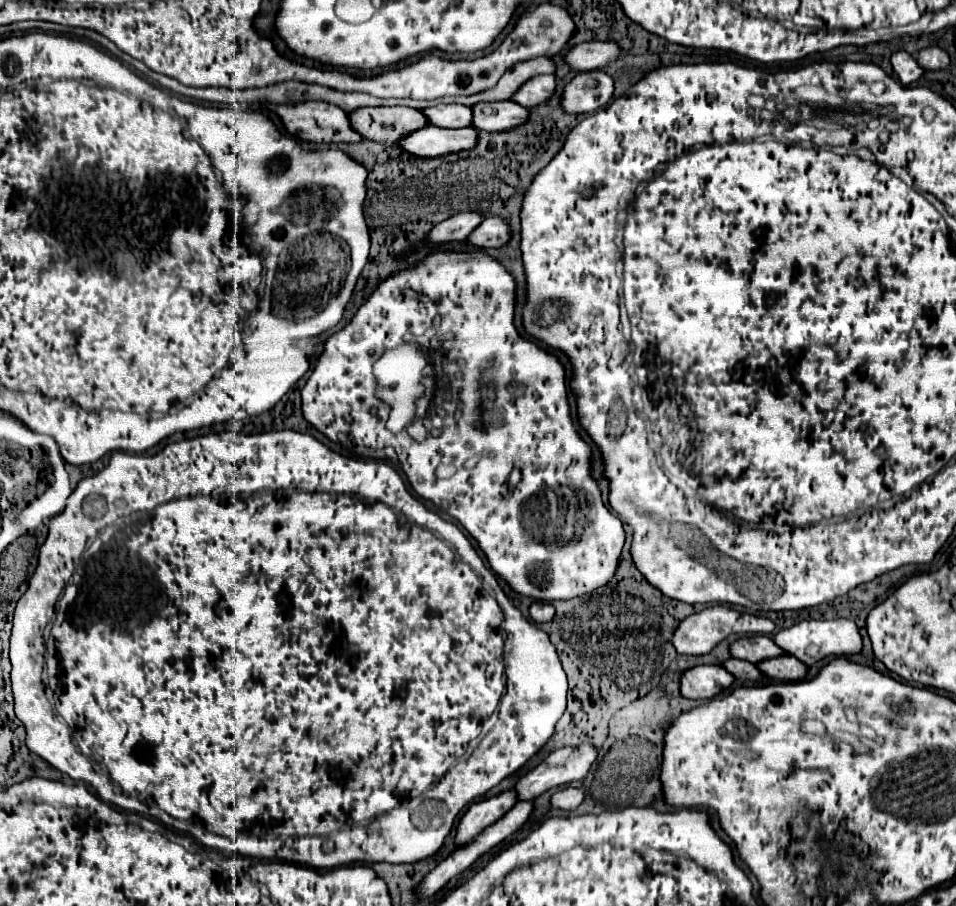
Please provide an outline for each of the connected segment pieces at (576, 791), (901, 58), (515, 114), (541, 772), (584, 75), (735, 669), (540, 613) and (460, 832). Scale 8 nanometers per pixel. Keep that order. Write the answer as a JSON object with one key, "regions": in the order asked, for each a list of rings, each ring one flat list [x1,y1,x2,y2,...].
{"regions":[[[563,788,563,790,557,790,553,796,551,796,551,808,557,808,557,810,565,810,565,812,571,812,575,810,585,798,585,790,583,788]],[[895,52,891,56,891,66,901,84,911,84,923,76,923,68,907,52]],[[479,102,471,106,473,110,473,126,479,130,511,130,511,126,519,126,523,118,527,118,527,110,517,106,515,102]],[[589,744,577,748,567,746,551,752,537,768,519,778,515,784,517,800,535,800,549,788,581,782,595,758,597,750]],[[603,70,579,72,563,88,561,108,565,114,591,114,607,106,613,96,613,80]],[[729,658,721,666,729,674,733,674,735,680,741,680,741,682,759,682,759,680,763,680,763,674,757,670,755,664,749,664,749,662,743,662,743,660,737,660,737,658]],[[533,602,529,614,535,622,549,622,555,616,555,608,549,602]],[[501,792,495,798,489,800,481,800,469,806,469,810,463,814,463,818,459,820,457,826,457,834,455,834,455,844,457,846,465,846,469,842,473,842,487,826,495,824,499,818,503,818,515,804,515,792]]]}

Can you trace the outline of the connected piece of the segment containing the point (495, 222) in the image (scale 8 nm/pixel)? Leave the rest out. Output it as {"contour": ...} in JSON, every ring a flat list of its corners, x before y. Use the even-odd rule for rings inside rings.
{"contour":[[485,218,469,236,467,244,475,248,501,248,509,240,509,226,503,218]]}

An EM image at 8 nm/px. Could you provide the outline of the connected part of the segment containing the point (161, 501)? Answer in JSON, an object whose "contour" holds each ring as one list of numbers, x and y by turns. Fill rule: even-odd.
{"contour":[[271,430,271,431,268,431,268,432,262,432,262,433,255,433,255,434,246,434,246,433,243,433,243,432,235,432,235,431,224,431,224,432,223,432,223,434,207,434,207,436,197,436,197,438,189,438,189,440,181,440,181,442,169,442,169,444,165,444,165,446,163,446,163,448,161,448,161,450,159,450,159,452,155,452,155,454,147,454,147,456,145,456,145,454,125,454,125,452,113,452,113,456,111,456,111,462,109,462,109,464,107,464,107,468,105,468,105,470,101,470,101,472,99,472,99,474,95,474,95,476,91,476,91,478,83,478,83,480,81,480,81,482,79,482,79,484,77,484,77,488,75,488,75,490,73,490,73,494,71,494,71,496,69,496,69,500,67,500,67,508,65,508,65,510,63,510,63,512,61,512,61,514,57,514,57,516,55,516,55,518,51,518,51,522,49,522,49,534,47,534,47,540,45,540,45,542,43,542,43,546,41,546,41,548,39,548,39,560,37,560,37,568,35,568,35,572,33,572,33,576,31,576,31,580,29,580,29,586,27,586,27,592,25,592,25,594,23,594,23,596,21,596,21,598,19,598,19,602,17,602,17,606,15,606,15,614,13,614,13,630,11,630,11,652,9,652,9,654,11,654,11,666,13,666,13,670,11,670,11,682,13,682,13,696,15,696,15,714,17,714,17,718,19,718,19,720,21,720,21,722,23,722,23,726,25,726,25,730,27,730,27,740,25,740,25,742,27,742,27,748,29,748,29,750,31,750,31,752,35,752,35,754,37,754,37,756,41,756,41,758,43,758,43,760,47,760,47,762,49,762,49,764,51,764,51,766,55,766,55,768,57,768,57,770,59,770,59,772,65,772,65,774,69,774,69,776,71,776,71,778,73,778,73,780,83,780,83,782,87,782,87,784,91,784,91,786,93,786,93,788,95,788,95,790,97,790,97,794,99,794,99,796,101,796,101,798,103,798,103,800,105,800,105,802,111,802,111,804,115,804,115,806,119,806,119,808,123,808,123,810,131,810,131,812,137,812,137,814,143,814,143,816,151,816,151,818,155,818,155,820,159,820,159,822,163,822,163,824,167,824,167,826,173,826,173,828,177,828,177,830,181,830,181,832,187,832,187,834,191,834,191,836,195,836,195,838,197,838,197,840,199,840,199,842,201,842,201,844,205,844,205,846,209,846,209,848,217,848,217,850,223,850,223,852,235,852,235,854,241,854,241,856,251,856,251,858,259,858,259,860,285,860,285,862,299,862,299,864,307,864,307,866,311,866,311,868,339,868,339,866,349,866,349,864,357,864,357,862,389,862,389,864,403,864,403,862,419,862,419,860,423,860,423,858,429,858,429,856,433,856,433,854,435,854,435,852,437,852,437,850,439,850,439,848,441,848,441,844,443,844,443,840,445,840,445,836,447,836,447,834,449,834,449,832,451,832,451,824,455,824,455,818,457,818,457,816,459,816,459,814,461,814,461,812,463,812,463,810,465,810,465,808,467,808,467,806,469,806,469,804,471,804,471,802,475,802,475,800,477,800,477,798,481,798,481,796,483,796,483,794,487,794,487,792,489,792,489,790,491,790,491,788,493,788,493,786,497,786,497,784,499,784,499,782,501,782,501,780,503,780,503,778,505,778,505,776,509,776,509,774,511,774,511,772,513,772,513,770,515,770,515,768,517,768,517,770,519,770,519,768,521,768,521,766,523,766,523,764,525,764,525,762,527,762,527,760,529,760,529,758,531,758,531,756,533,756,533,754,537,754,537,752,539,752,539,748,541,748,541,746,543,746,543,744,545,744,545,742,547,742,547,740,549,740,549,738,551,738,551,734,553,734,553,726,555,726,555,722,559,722,559,718,561,718,561,716,563,716,563,712,565,712,565,696,567,696,567,676,565,676,565,670,563,670,563,668,561,668,561,662,559,662,559,656,557,656,557,652,555,652,555,646,553,646,553,644,551,644,551,642,549,642,549,636,547,636,547,634,545,634,545,632,543,632,543,630,539,630,539,628,535,628,535,626,533,626,533,624,529,624,529,622,527,622,527,620,525,620,525,616,523,616,523,614,521,614,521,612,519,612,519,610,517,610,517,607,516,607,516,606,515,606,515,605,514,605,514,604,513,604,513,602,512,602,512,601,511,601,511,600,510,600,510,598,509,598,509,597,508,597,508,596,507,596,507,595,506,595,506,594,505,594,505,593,504,593,504,592,503,592,503,590,502,590,502,589,501,589,501,587,500,587,500,586,499,586,499,584,498,584,498,581,497,581,497,580,496,580,496,579,495,579,495,586,497,586,497,589,496,589,496,590,495,590,495,598,493,598,493,596,491,596,491,594,489,594,489,592,487,592,487,586,493,586,493,582,491,582,491,584,489,584,489,582,487,582,487,578,491,578,491,576,493,576,493,574,491,574,491,572,489,572,489,570,490,570,490,569,489,569,489,568,487,568,487,567,486,567,486,566,485,566,485,564,484,564,484,563,483,563,483,560,481,560,481,558,479,558,479,554,477,554,477,550,475,550,475,548,473,548,473,546,471,546,471,542,469,542,469,540,467,540,467,538,465,538,465,534,463,534,463,532,461,532,461,530,459,530,459,528,457,528,457,526,455,526,455,524,453,524,453,522,447,522,447,520,443,520,443,518,441,518,441,516,439,516,439,514,435,514,435,512,431,512,431,510,427,510,427,508,425,508,425,506,423,506,423,504,421,504,421,500,417,500,417,498,415,498,415,496,411,496,411,494,409,494,409,490,407,490,407,488,405,488,405,482,403,482,403,480,401,480,401,476,399,476,399,474,397,474,397,470,395,470,395,468,393,468,393,466,389,466,389,464,385,464,385,462,381,462,381,460,355,460,355,458,347,458,347,456,341,456,341,454,337,454,337,452,333,452,333,450,329,450,329,448,327,448,327,446,325,446,325,444,321,444,321,442,319,442,319,440,317,440,317,438,313,438,313,436,311,436,311,434,301,434,301,432,295,432,295,430],[91,494,97,494,97,496,101,496,101,498,105,498,105,502,107,502,107,514,105,514,105,516,103,516,103,518,99,518,99,520,93,520,93,518,89,518,89,516,85,516,85,514,83,514,83,508,81,508,81,506,83,506,83,500,85,500,85,498,87,498,87,496,91,496],[259,568,263,568,263,570,267,570,267,574,259,574],[71,576,73,576,73,594,65,594,65,598,63,598,63,600,61,600,61,608,59,608,59,612,57,612,57,616,55,616,55,622,53,622,53,628,51,628,51,638,55,638,55,648,57,648,57,650,59,650,59,674,63,674,63,676,59,676,59,674,57,674,57,688,55,688,55,690,57,690,57,698,59,698,59,706,55,706,55,710,59,710,59,714,55,714,55,710,53,710,53,706,51,706,51,702,49,702,49,700,47,700,47,698,45,698,45,686,43,686,43,680,41,680,41,674,43,674,43,666,45,666,45,650,43,650,43,648,45,648,45,642,43,642,43,632,45,632,45,628,47,628,47,624,49,624,49,622,51,622,51,618,53,618,53,614,55,614,55,604,57,604,57,598,59,598,59,594,61,594,61,592,63,592,63,590,65,590,65,586,67,586,67,582,69,582,69,578,71,578],[503,670,505,670,505,676,507,676,507,684,505,684,505,690,507,690,507,692,505,692,505,696,503,696,503,700,501,700,501,680,503,680],[499,700,501,700,501,708,499,708,499,718,497,718,497,722,495,722,495,726,493,726,493,728,491,728,491,730,489,730,489,732,487,732,487,734,485,734,485,736,483,736,483,738,481,738,481,740,480,740,480,739,479,739,479,737,480,737,480,734,481,734,481,722,483,722,483,720,487,720,487,718,489,718,489,716,491,716,491,714,493,714,493,710,495,710,495,706,497,706,497,704,499,704]]}

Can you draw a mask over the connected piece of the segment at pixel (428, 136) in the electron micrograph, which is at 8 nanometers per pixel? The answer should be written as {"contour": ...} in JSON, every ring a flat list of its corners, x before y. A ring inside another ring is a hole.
{"contour":[[431,124,407,134,397,142,405,152,419,158,439,158,451,152,469,150,475,144,475,128,435,128]]}

